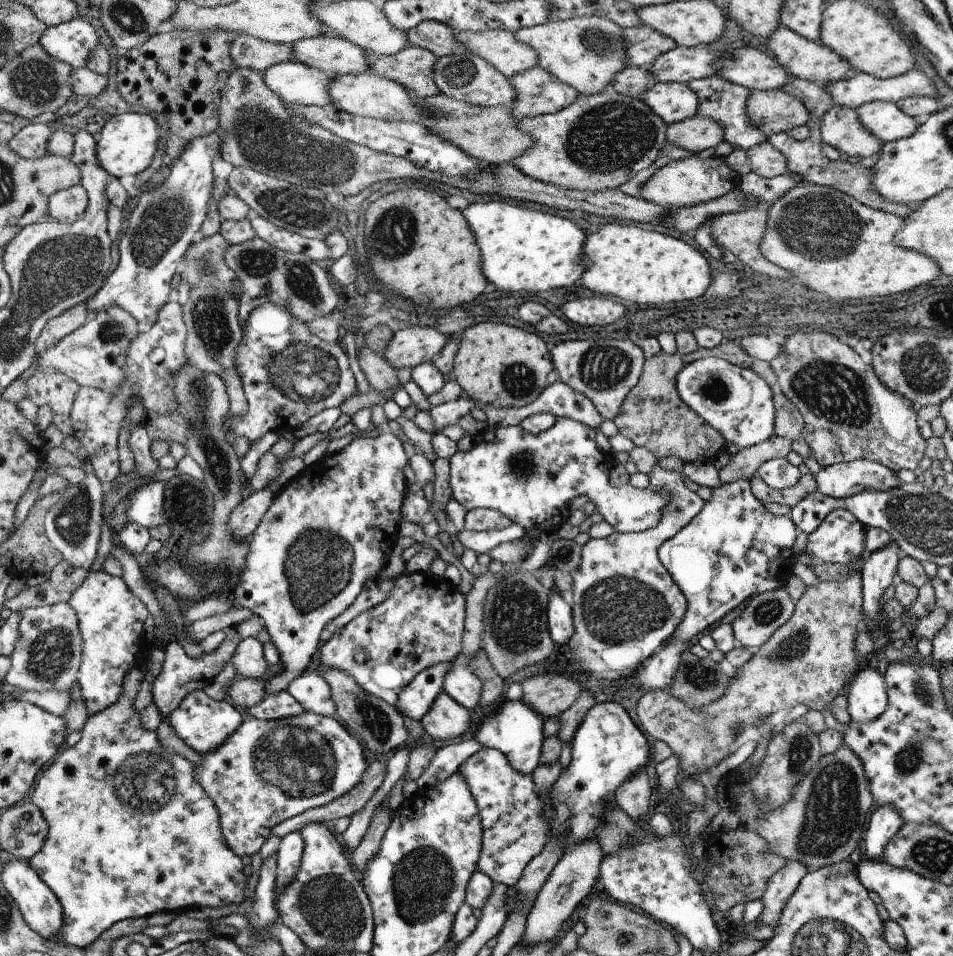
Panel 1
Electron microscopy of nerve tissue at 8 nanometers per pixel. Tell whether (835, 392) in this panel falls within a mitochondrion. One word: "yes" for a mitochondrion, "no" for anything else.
yes

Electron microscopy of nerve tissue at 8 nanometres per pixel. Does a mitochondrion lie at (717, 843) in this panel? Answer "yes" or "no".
no

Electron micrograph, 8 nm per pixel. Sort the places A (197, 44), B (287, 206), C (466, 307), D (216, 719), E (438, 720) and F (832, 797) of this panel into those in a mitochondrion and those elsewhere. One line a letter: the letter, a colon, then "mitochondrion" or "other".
A: other
B: mitochondrion
C: other
D: other
E: other
F: mitochondrion

